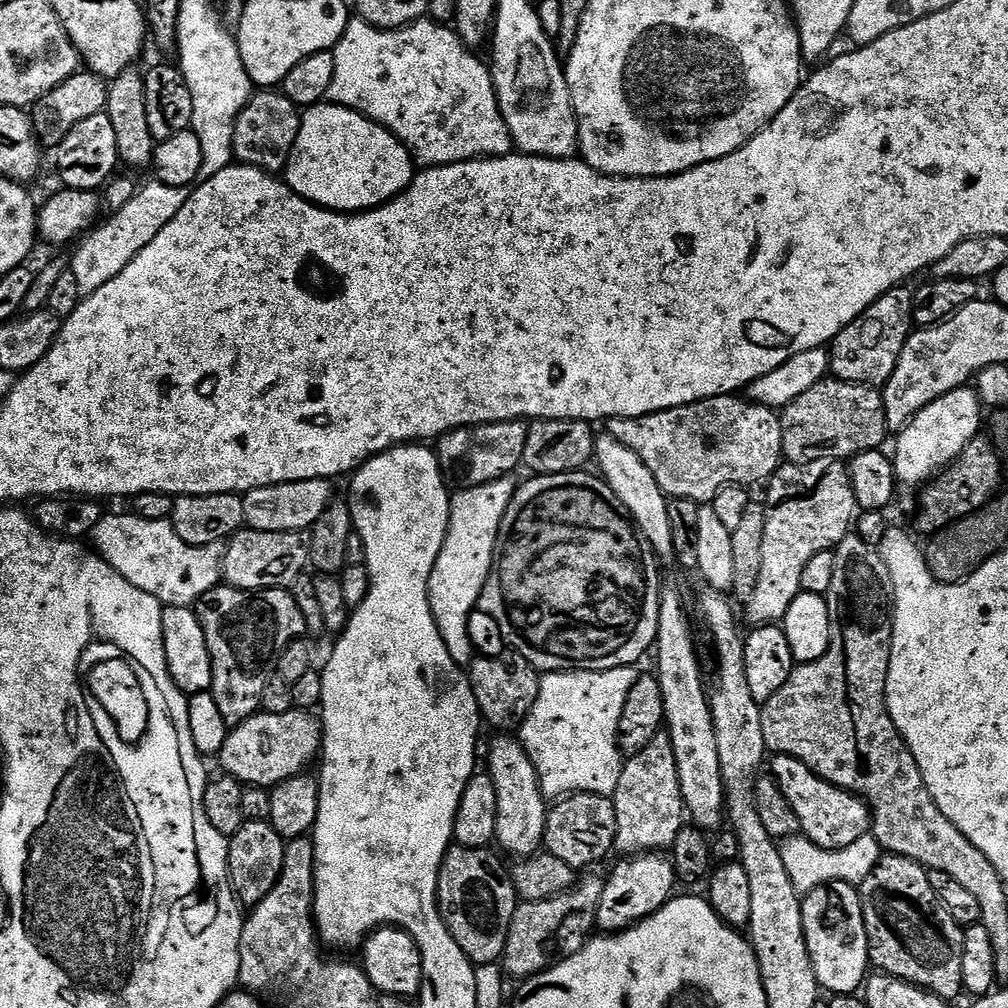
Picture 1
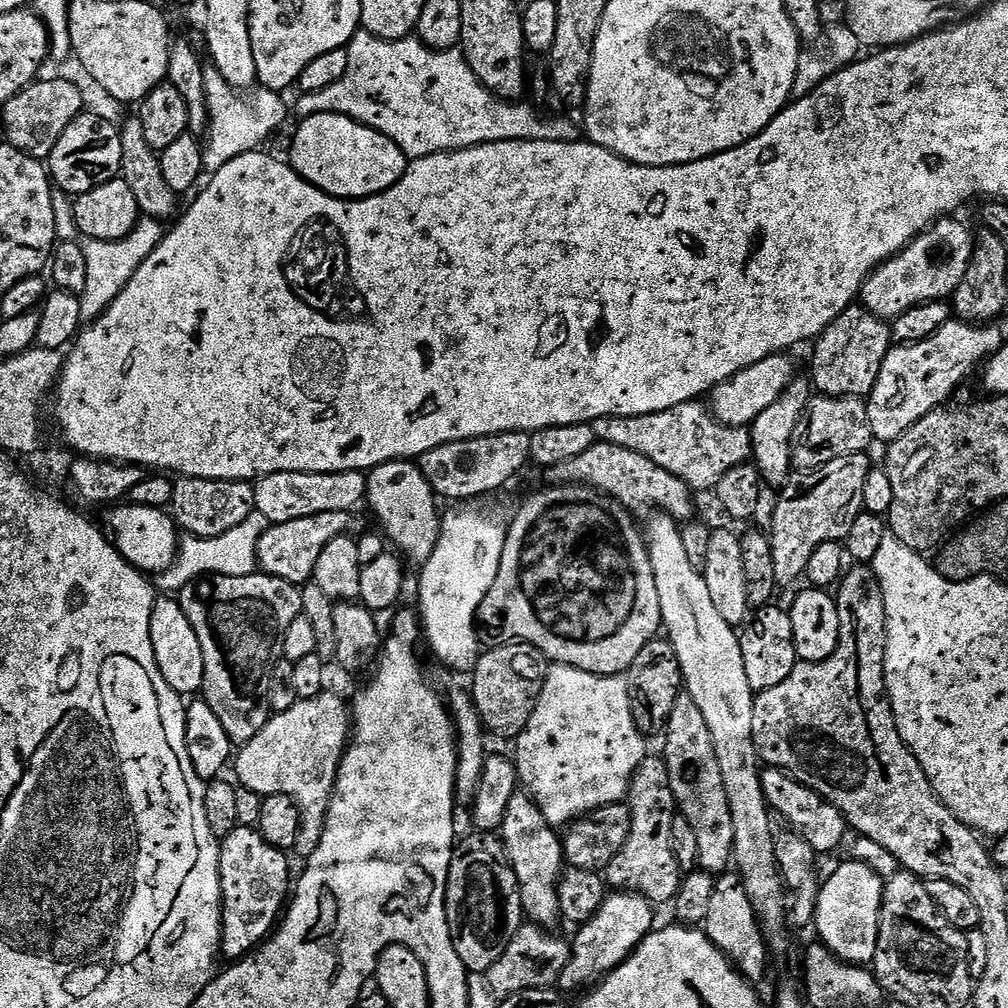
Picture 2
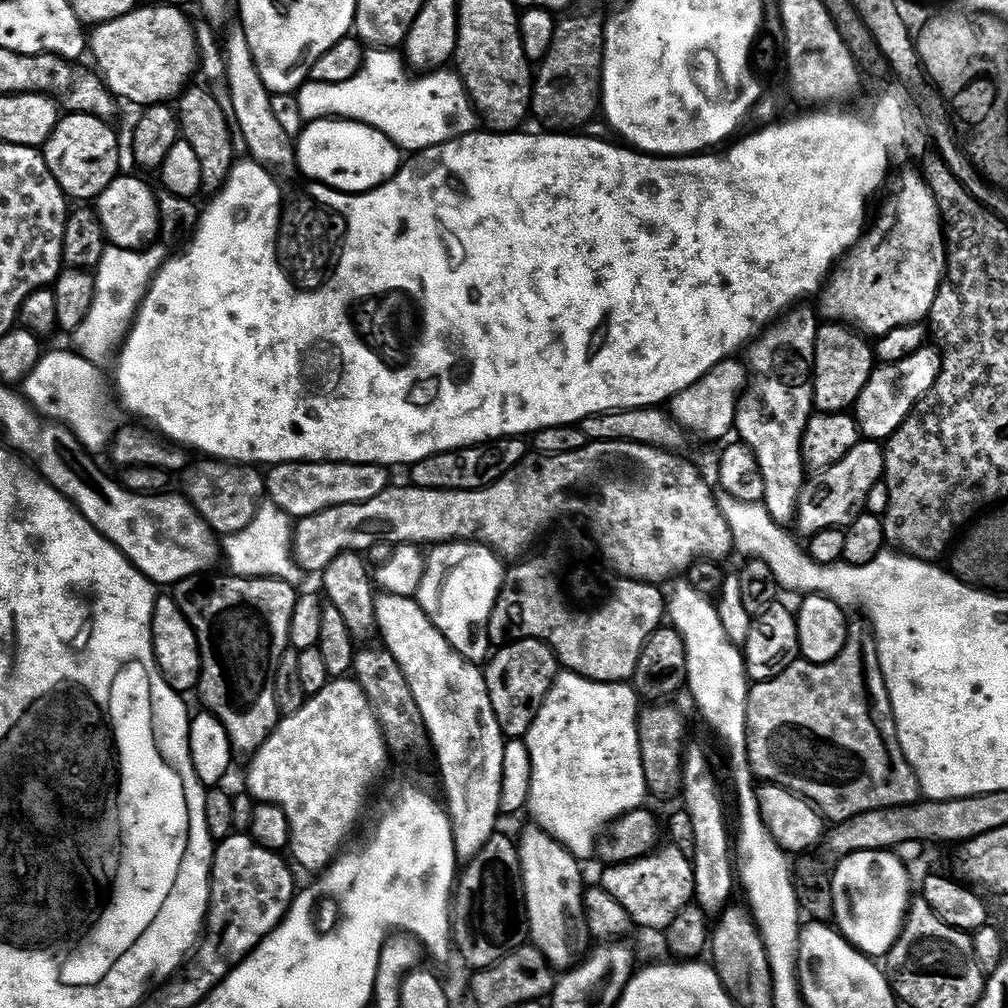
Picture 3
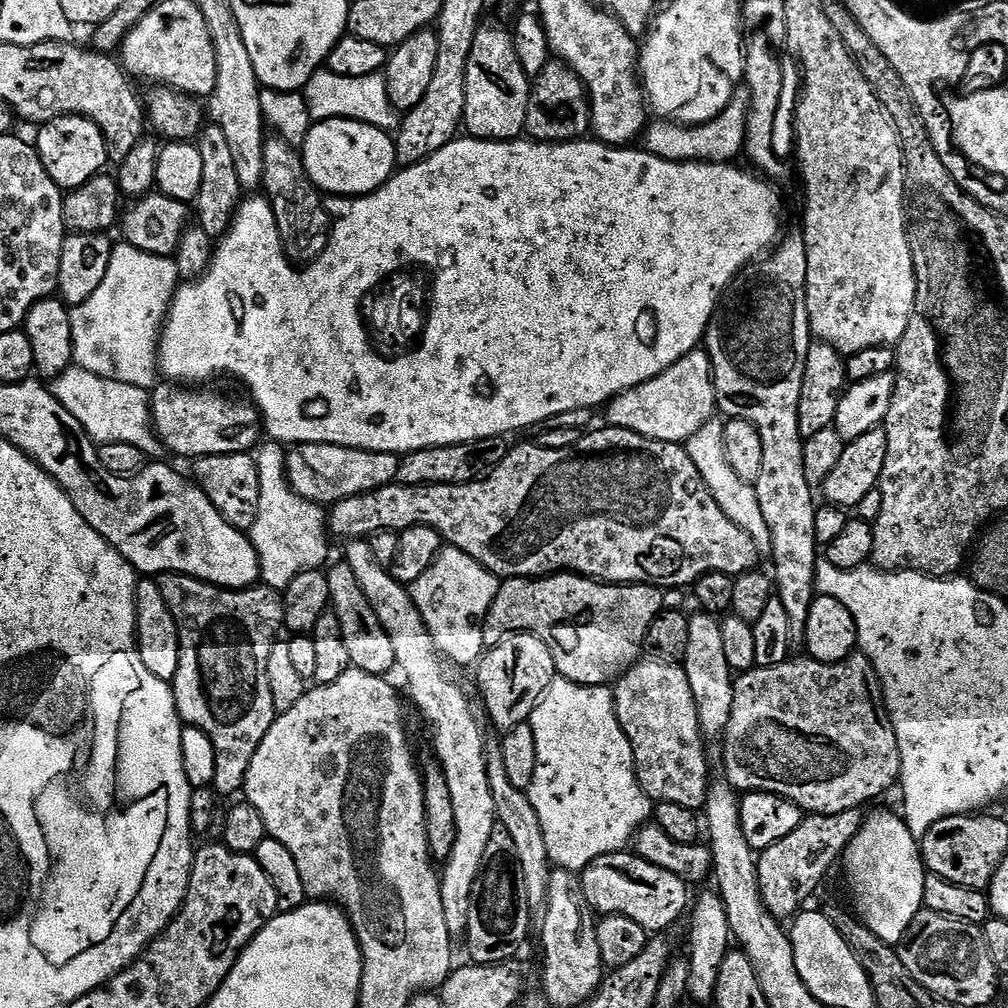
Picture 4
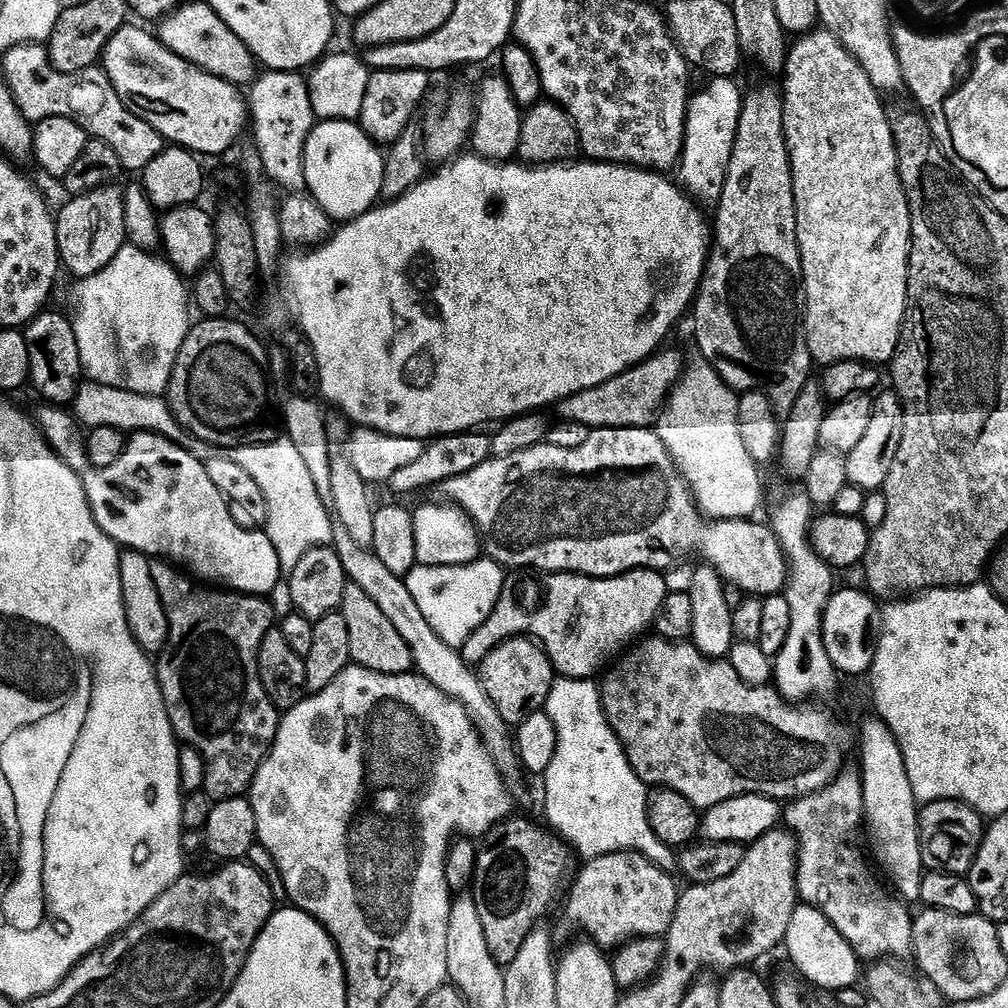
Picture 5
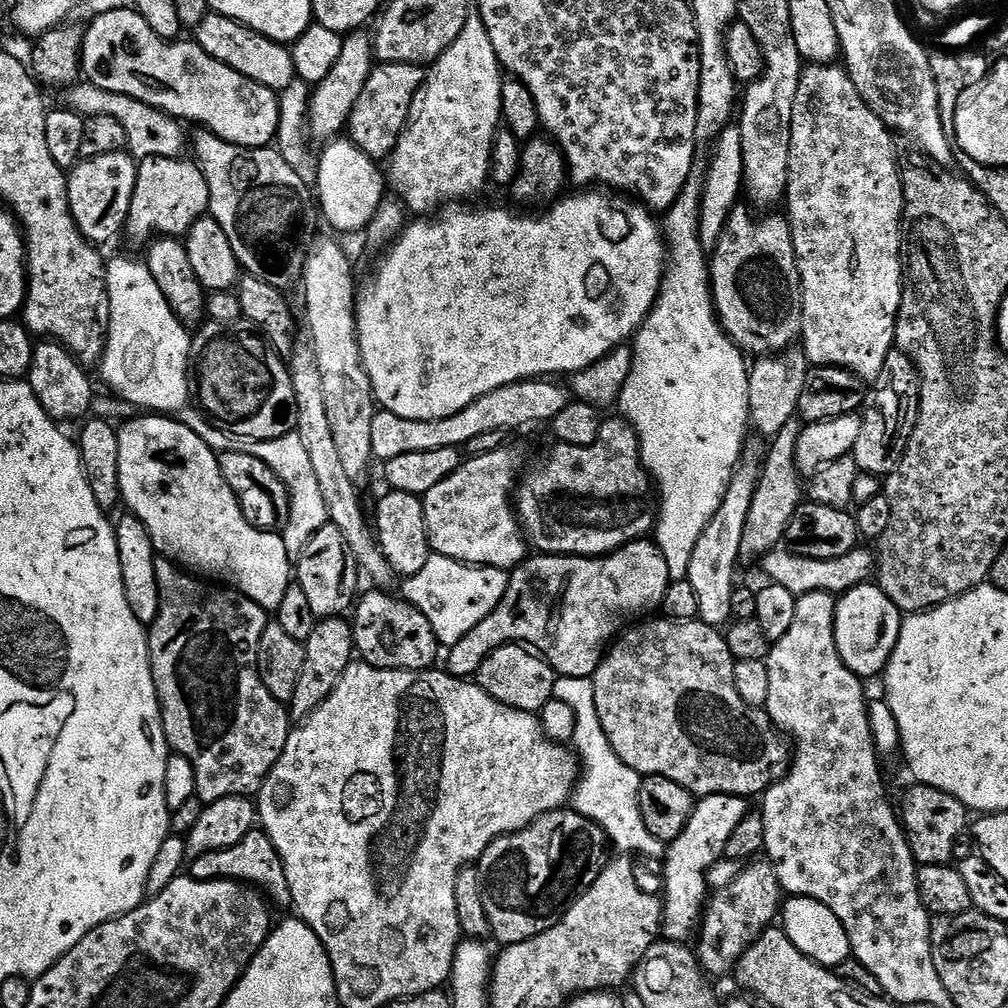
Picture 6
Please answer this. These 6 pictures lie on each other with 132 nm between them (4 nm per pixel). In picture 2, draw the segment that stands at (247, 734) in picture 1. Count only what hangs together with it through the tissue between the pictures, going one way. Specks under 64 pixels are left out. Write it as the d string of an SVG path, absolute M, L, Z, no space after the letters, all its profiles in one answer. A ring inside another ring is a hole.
M331 690L309 700L296 700L293 708L277 711L249 744L235 753L234 768L239 783L261 796L290 796L300 808L300 837L295 846L304 858L320 844L328 818L328 807L340 763L350 743L350 708ZM280 712L280 713L279 713Z

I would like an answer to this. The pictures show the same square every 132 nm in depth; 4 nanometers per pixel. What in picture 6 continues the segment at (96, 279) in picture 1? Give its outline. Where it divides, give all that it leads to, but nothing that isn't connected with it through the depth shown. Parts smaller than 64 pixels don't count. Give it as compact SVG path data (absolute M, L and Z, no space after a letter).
M109 259L106 264L106 275L108 277L108 334L104 351L102 353L102 363L98 368L100 376L108 372L108 379L104 381L104 384L109 380L112 380L111 384L116 384L116 388L120 388L116 396L118 397L119 394L124 392L120 399L132 406L137 404L137 406L140 407L140 410L147 410L152 414L183 413L190 404L190 357L192 355L192 336L190 335L190 332L187 332L189 329L185 327L185 325L181 323L179 317L172 312L171 306L168 305L167 300L163 296L161 290L159 290L158 284L156 284L154 278L151 276L150 270L144 262L138 262L138 264L135 264L132 260Z

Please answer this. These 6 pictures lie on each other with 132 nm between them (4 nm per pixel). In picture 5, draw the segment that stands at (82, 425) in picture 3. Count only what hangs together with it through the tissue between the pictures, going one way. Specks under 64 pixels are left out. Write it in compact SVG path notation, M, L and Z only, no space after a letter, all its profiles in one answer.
M88 382L81 387L74 401L74 415L85 429L98 427L114 427L125 434L137 432L152 432L155 436L164 436L170 442L182 446L193 456L207 457L210 452L209 445L191 436L187 430L176 421L172 415L172 408L167 399L158 396L143 396L126 390L111 388L105 384Z

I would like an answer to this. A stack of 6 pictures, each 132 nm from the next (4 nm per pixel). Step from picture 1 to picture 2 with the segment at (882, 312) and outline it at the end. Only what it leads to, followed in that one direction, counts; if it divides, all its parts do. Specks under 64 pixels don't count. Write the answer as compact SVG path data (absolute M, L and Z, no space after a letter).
M853 306L842 314L838 314L838 318L834 318L834 322L830 322L830 326L826 326L826 330L820 333L814 344L816 349L812 352L810 380L815 391L821 396L859 396L861 398L871 396L874 386L878 382L878 374L882 370L882 362L893 344L889 321L874 315L867 308Z

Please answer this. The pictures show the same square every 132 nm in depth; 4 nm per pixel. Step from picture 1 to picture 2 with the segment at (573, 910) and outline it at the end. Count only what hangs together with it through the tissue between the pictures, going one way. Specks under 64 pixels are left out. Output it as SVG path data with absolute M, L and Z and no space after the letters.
M526 922L518 934L506 946L506 954L490 966L486 973L488 988L497 998L507 998L522 991L538 991L551 989L559 985L562 970L566 970L566 962L572 953L571 943L560 936L547 936L541 925Z

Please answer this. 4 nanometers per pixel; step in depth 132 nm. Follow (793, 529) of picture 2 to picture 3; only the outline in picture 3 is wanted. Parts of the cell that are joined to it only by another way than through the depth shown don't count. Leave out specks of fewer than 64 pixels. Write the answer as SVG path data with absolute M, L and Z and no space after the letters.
M861 439L860 443L824 472L817 472L805 483L800 492L798 525L811 538L826 528L843 529L865 511L868 495L884 479L884 448L875 440Z

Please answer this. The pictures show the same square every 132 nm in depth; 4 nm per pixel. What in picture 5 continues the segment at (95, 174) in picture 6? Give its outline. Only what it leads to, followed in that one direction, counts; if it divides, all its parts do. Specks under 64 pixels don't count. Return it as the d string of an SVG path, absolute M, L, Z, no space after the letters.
M119 187L99 188L85 196L73 196L56 216L56 237L61 265L75 278L102 271L126 246L124 194Z

